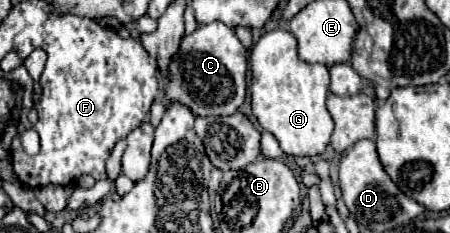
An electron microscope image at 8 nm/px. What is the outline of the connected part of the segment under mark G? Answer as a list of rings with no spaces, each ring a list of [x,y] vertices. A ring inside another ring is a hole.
[[[275,29],[265,33],[251,51],[251,107],[259,125],[273,133],[283,153],[293,157],[321,155],[333,135],[333,119],[325,107],[329,93],[329,69],[325,65],[309,65],[297,57],[297,39],[287,29]]]

